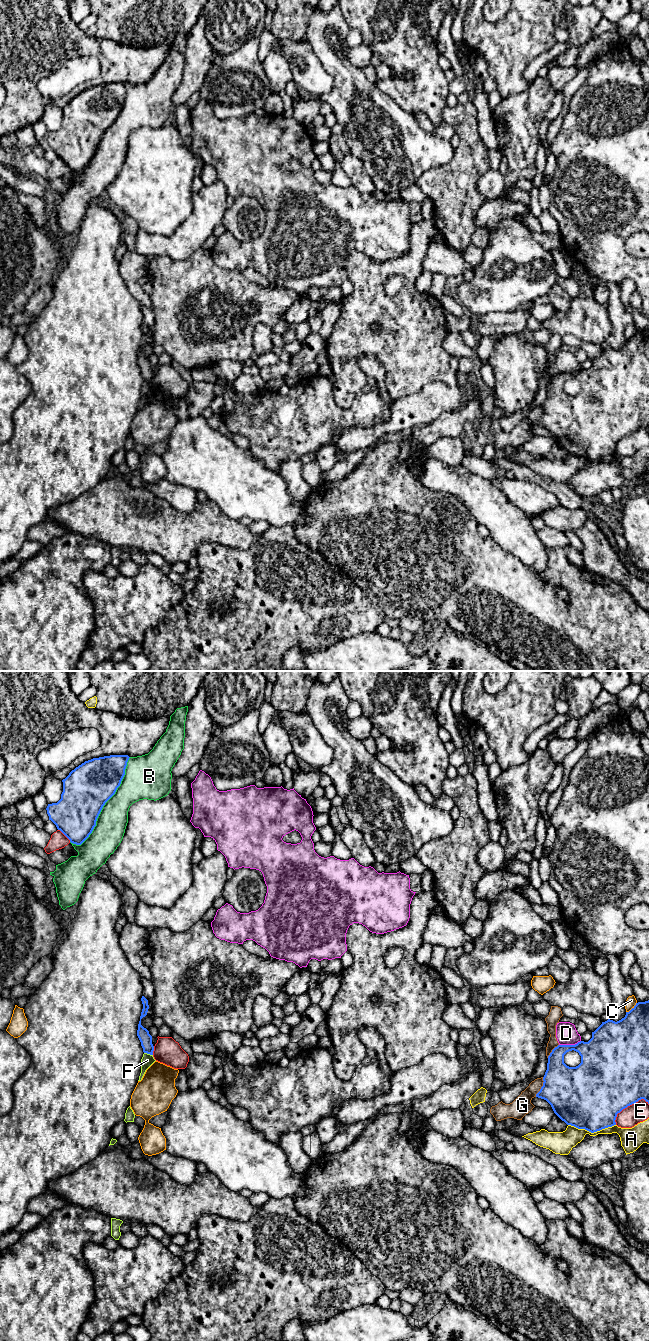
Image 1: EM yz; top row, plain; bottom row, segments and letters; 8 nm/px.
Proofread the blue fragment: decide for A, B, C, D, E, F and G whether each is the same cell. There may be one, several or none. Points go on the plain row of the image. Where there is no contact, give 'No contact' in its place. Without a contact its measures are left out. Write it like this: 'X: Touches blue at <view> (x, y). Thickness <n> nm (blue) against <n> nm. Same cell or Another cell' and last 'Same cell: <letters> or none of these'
A: Touches blue at yz (592, 460). Thickness 460 nm (blue) against 170 nm. Another cell
B: Touches blue at yz (104, 132). Thickness 380 nm (blue) against 240 nm. Another cell
C: Touches blue at yz (632, 336). Thickness 320 nm (blue) against 80 nm. Another cell
D: Touches blue at yz (569, 373). Thickness 280 nm (blue) against 170 nm. Another cell
E: Touches blue at yz (627, 434). Thickness 500 nm (blue) against 160 nm. Another cell
F: Touches blue at yz (148, 381). Thickness 100 nm (blue) against 100 nm. Another cell
G: Touches blue at yz (541, 415). Thickness 400 nm (blue) against 150 nm. Another cell
Same cell: none of these

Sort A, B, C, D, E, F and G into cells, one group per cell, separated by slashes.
A / B / C / D / E / F / G

